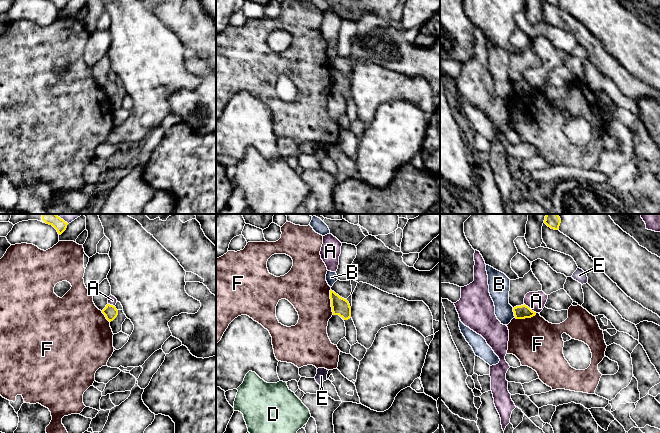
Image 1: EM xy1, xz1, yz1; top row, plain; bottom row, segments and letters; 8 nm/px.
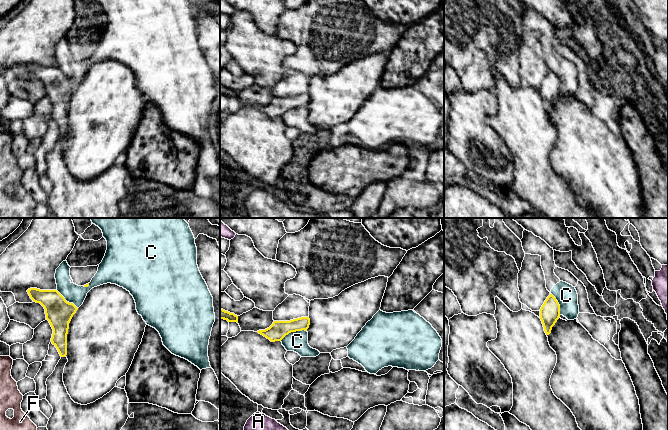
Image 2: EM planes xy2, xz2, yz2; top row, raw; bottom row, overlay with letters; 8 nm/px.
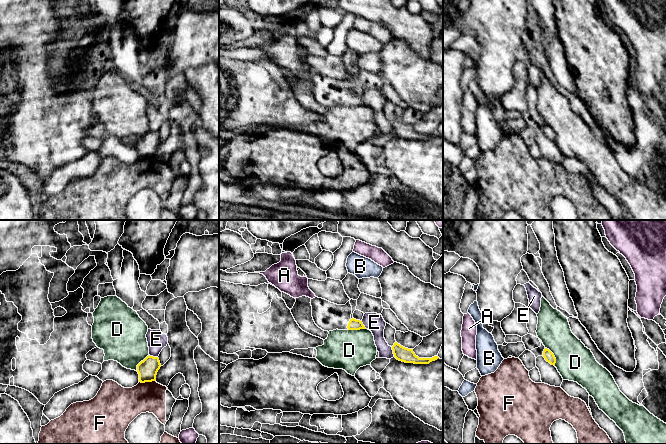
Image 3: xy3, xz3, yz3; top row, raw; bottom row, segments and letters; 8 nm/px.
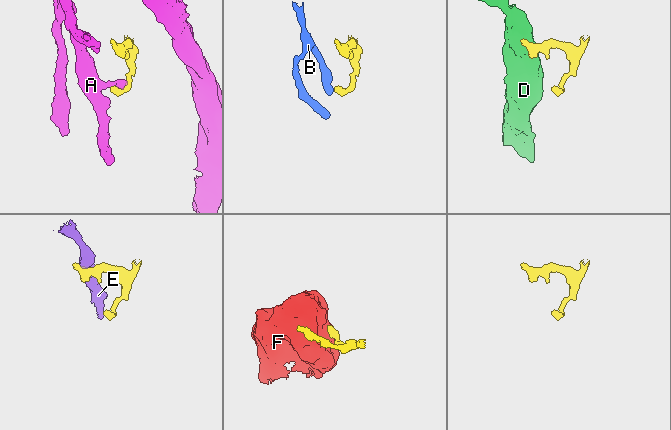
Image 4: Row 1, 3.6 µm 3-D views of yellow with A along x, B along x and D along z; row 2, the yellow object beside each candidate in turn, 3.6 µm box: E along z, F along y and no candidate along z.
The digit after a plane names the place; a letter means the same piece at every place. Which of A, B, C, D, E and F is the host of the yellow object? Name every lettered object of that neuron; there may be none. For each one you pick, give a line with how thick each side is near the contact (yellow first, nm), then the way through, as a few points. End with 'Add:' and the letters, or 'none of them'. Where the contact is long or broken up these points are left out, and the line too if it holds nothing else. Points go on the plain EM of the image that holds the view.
Add: none of them

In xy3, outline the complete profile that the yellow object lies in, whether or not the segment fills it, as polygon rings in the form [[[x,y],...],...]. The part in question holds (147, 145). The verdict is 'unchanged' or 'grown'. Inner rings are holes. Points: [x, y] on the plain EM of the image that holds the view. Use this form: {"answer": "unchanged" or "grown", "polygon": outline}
{"answer": "unchanged", "polygon": [[[147,132],[143,137],[137,141],[137,148],[139,150],[139,158],[152,158],[156,156],[156,151],[160,145],[161,140],[158,133]]]}

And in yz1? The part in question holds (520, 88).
{"answer": "unchanged", "polygon": [[[521,81],[513,84],[514,92],[516,95],[531,94],[536,91],[536,88],[532,87],[528,82]]]}

